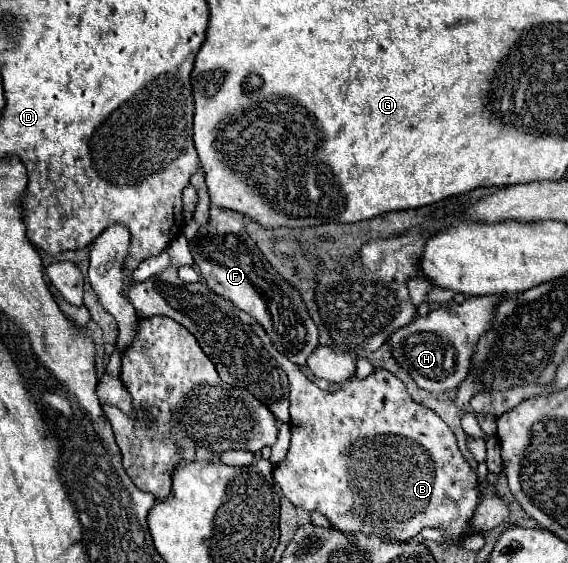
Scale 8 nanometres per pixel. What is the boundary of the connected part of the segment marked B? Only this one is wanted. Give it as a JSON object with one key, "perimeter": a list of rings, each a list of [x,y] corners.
{"perimeter":[[[255,328],[255,332],[269,354],[283,366],[291,386],[291,446],[285,460],[275,466],[273,476],[293,506],[309,514],[323,514],[331,526],[343,534],[377,534],[397,542],[409,542],[423,528],[443,530],[453,540],[465,534],[467,522],[479,504],[481,486],[477,474],[461,456],[453,432],[433,410],[413,402],[403,382],[387,370],[375,370],[363,380],[353,376],[349,380],[351,384],[337,392],[325,392],[317,388],[297,364],[273,348],[263,328]]]}

